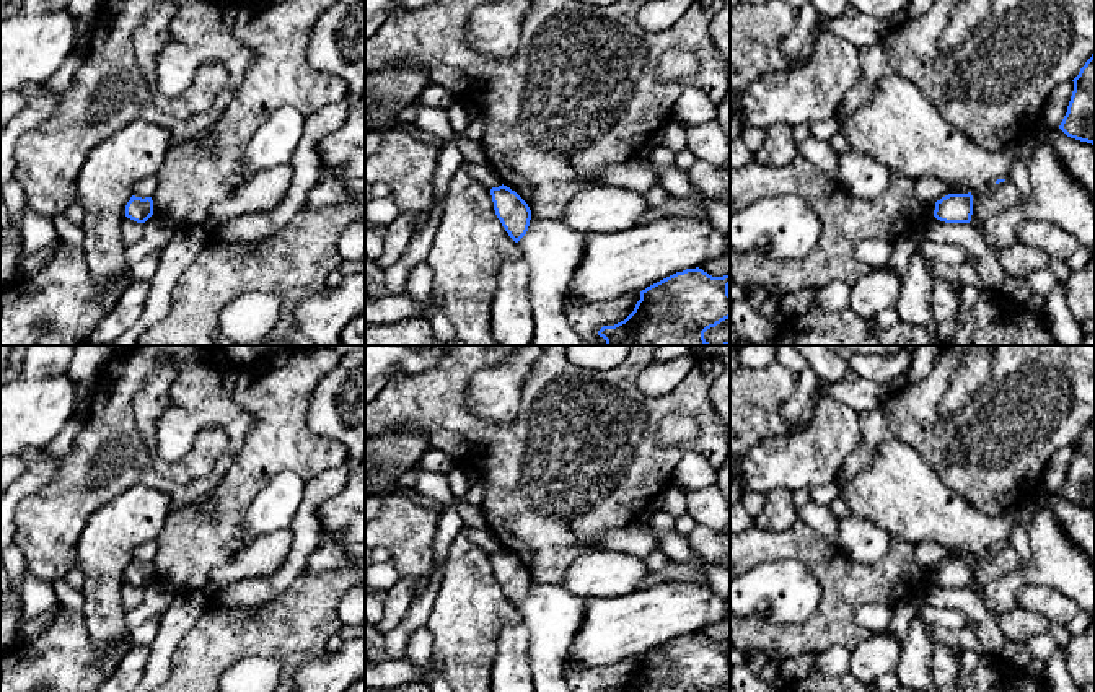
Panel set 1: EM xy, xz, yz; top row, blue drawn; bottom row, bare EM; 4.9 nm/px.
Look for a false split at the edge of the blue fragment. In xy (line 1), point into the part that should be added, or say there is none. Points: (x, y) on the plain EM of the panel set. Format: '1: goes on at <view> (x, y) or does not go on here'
1: does not go on here

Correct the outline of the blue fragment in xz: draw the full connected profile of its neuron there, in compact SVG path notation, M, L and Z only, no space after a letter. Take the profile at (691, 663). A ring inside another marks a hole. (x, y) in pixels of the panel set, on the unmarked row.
M702 633L676 637L640 656L634 676L621 687L603 692L715 692L730 682L730 640L712 642Z

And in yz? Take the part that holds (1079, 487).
M1095 415L1072 446L1074 456L1059 493L1095 511Z

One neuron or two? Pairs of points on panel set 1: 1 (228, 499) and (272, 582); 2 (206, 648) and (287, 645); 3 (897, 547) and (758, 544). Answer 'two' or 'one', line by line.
1: two
2: one
3: one

